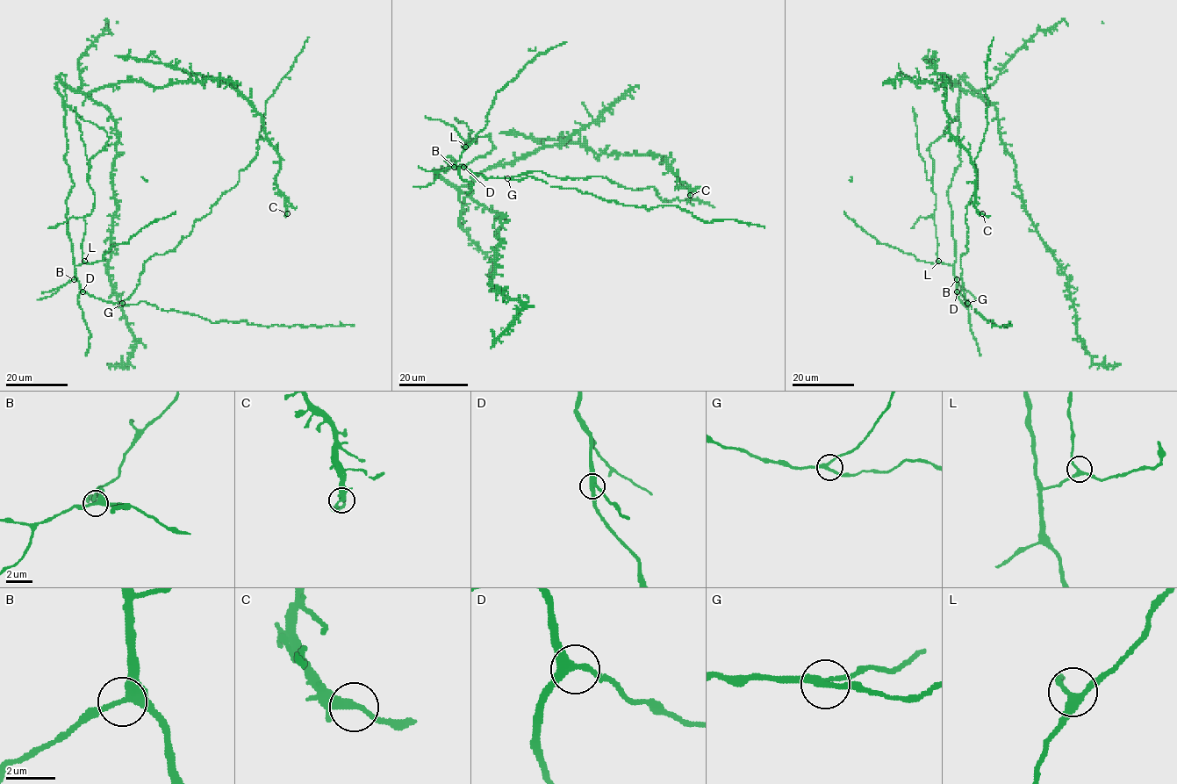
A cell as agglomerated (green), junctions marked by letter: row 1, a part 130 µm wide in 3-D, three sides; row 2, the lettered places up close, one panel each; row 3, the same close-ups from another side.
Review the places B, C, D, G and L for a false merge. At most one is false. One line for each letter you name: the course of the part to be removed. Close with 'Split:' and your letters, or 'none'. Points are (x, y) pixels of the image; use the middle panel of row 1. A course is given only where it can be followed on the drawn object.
Split: none

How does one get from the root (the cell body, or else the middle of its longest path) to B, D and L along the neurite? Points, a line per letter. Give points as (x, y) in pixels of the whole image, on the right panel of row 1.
B: (950, 184), (948, 199), (951, 212), (957, 279)
D: (950, 184), (948, 199), (955, 241), (954, 276), (957, 291)
L: (950, 184), (948, 199), (951, 212), (956, 262), (950, 266), (938, 261)

